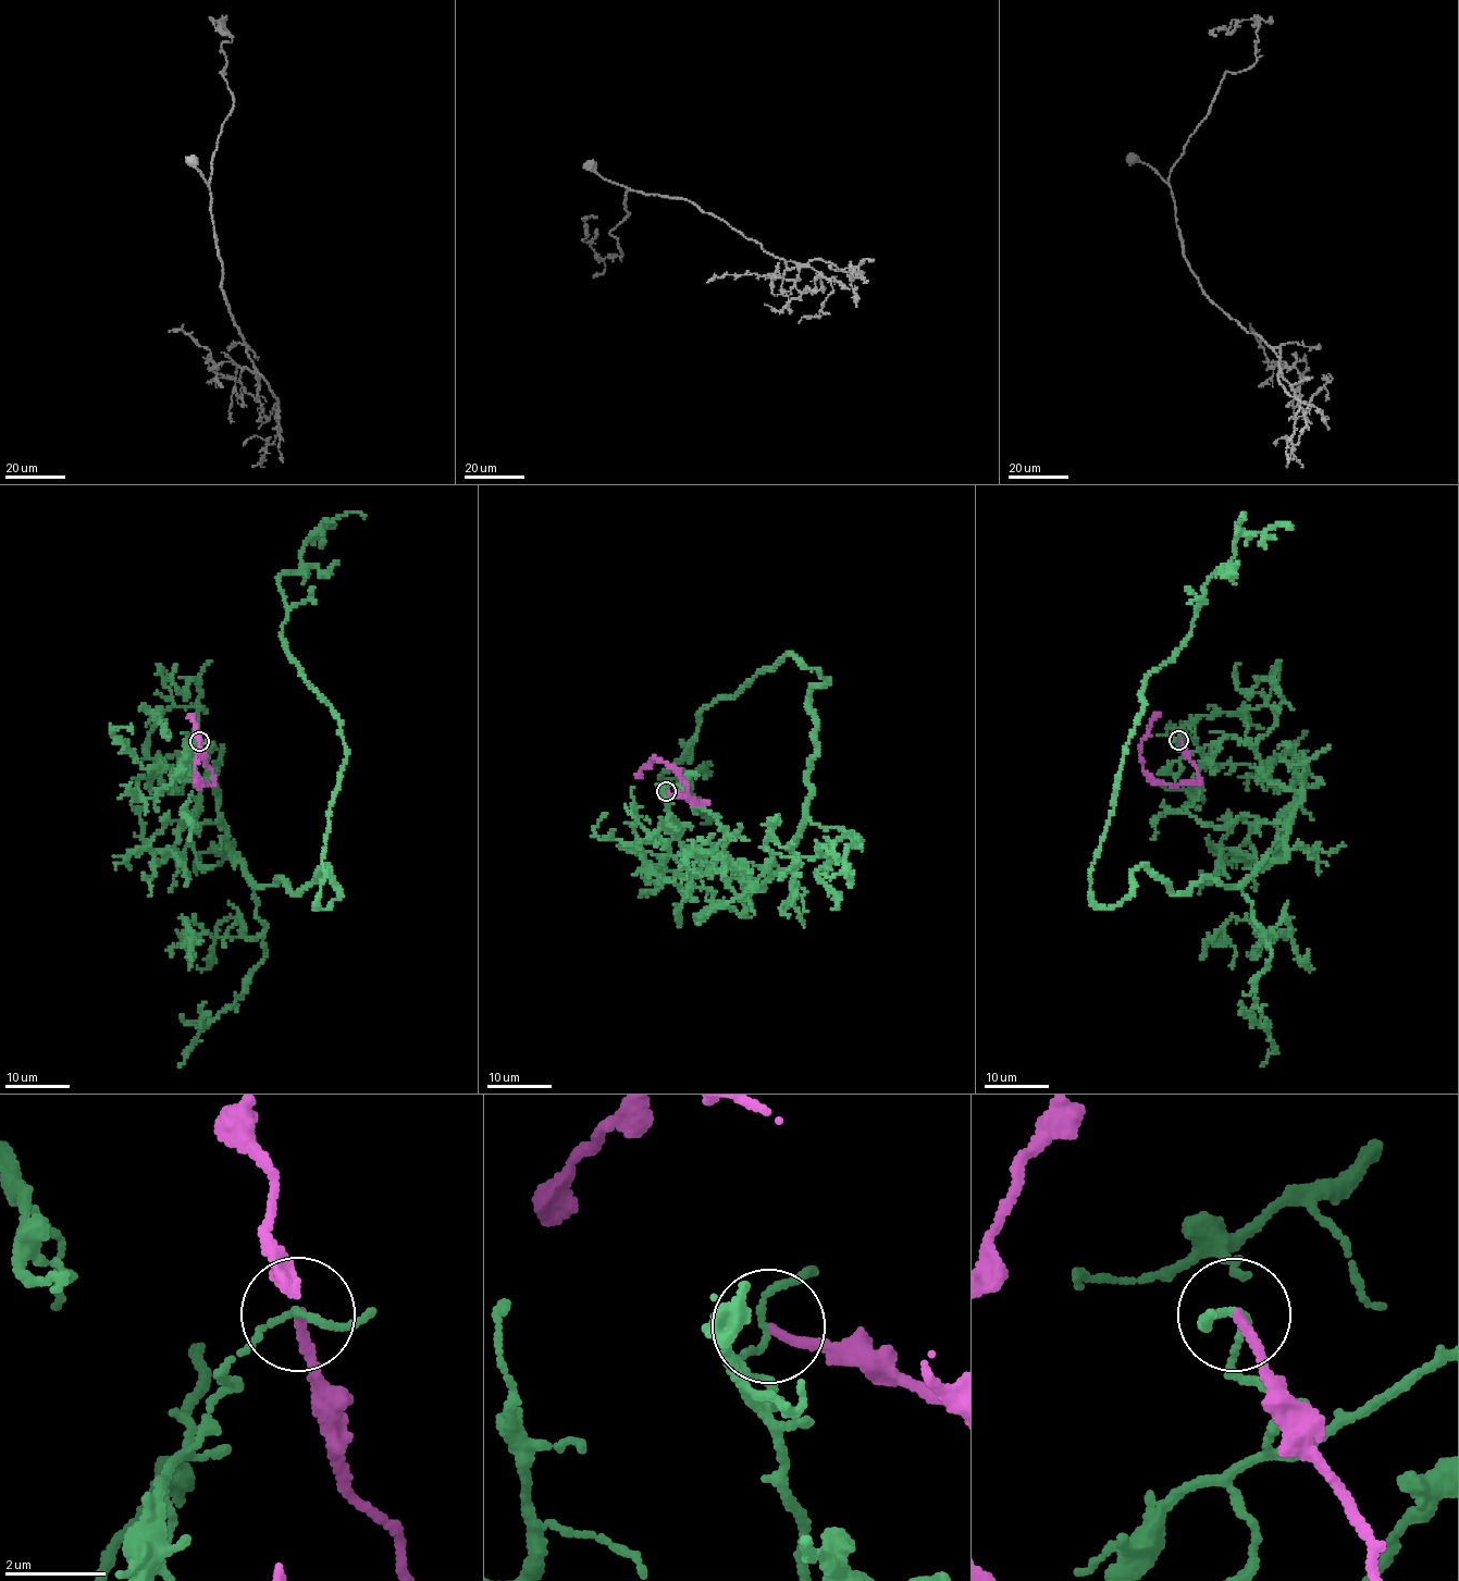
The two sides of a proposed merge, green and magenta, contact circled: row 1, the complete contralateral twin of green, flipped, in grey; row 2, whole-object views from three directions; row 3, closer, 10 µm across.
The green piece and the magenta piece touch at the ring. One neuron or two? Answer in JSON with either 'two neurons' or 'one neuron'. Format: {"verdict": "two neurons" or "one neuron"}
{"verdict": "two neurons"}

